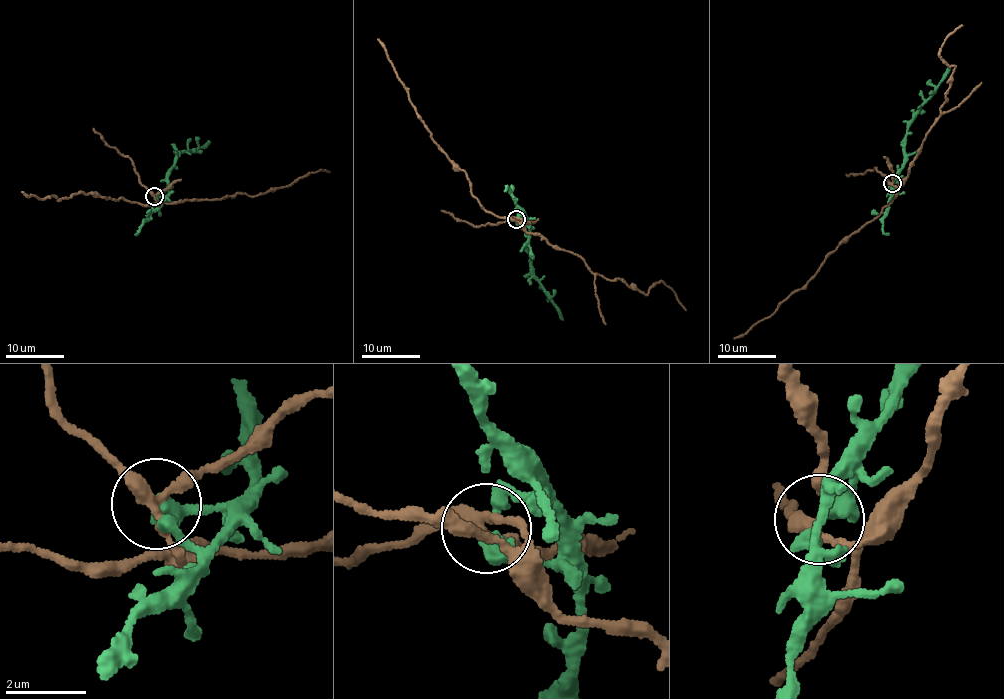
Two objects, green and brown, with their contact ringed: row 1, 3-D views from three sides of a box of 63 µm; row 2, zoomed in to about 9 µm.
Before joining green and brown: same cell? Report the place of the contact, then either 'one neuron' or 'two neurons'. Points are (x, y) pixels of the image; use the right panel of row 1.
place (892, 183); two neurons

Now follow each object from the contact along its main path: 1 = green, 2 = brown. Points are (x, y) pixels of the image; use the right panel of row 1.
1: (893, 183), (902, 167), (910, 120), (948, 67)
2: (892, 183), (897, 187), (893, 200), (830, 253), (803, 286), (794, 290), (772, 313), (734, 339)

